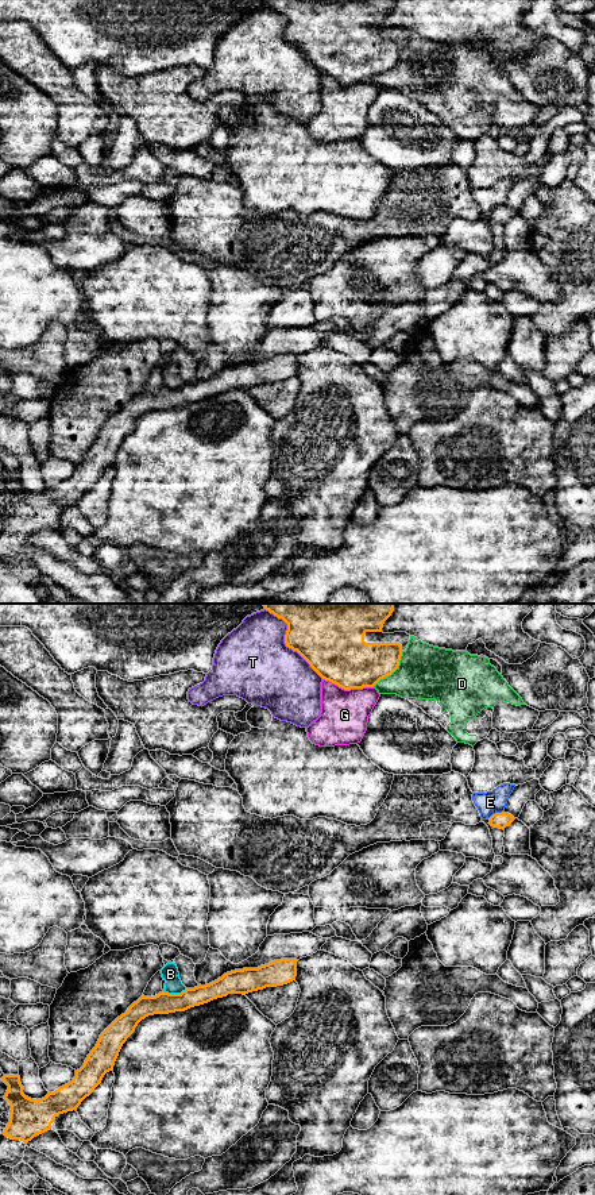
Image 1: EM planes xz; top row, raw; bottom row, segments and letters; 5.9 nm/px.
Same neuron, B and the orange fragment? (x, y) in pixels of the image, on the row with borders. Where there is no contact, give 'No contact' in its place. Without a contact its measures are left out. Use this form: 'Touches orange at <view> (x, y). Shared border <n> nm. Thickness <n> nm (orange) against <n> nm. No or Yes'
Touches orange at xz (174, 994). Shared border 140 nm. Thickness 130 nm (orange) against 100 nm. No

